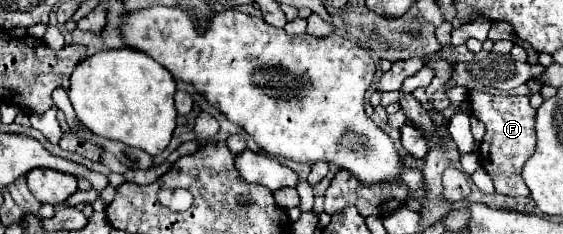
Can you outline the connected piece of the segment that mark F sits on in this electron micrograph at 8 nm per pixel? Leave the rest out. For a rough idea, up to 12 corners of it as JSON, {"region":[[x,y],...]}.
{"region":[[469,92],[485,126],[479,162],[495,192],[529,196],[535,152],[529,96]]}

